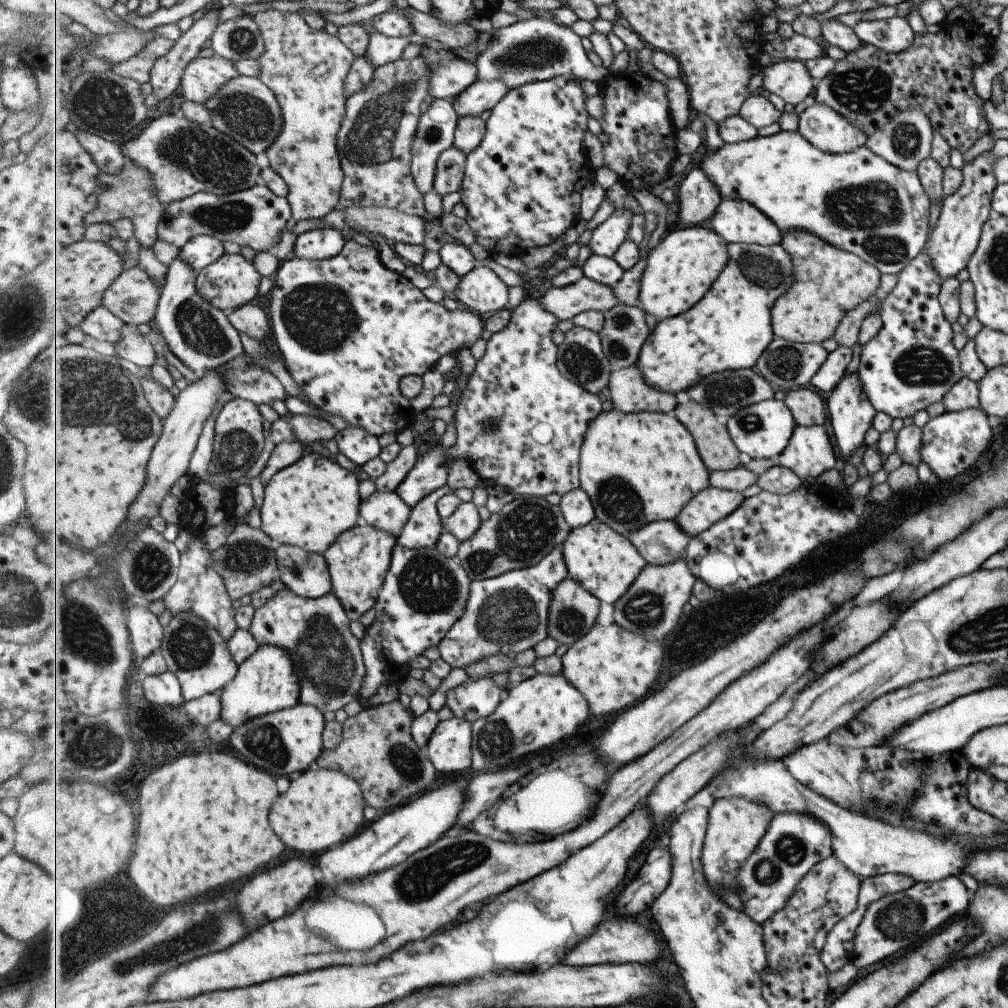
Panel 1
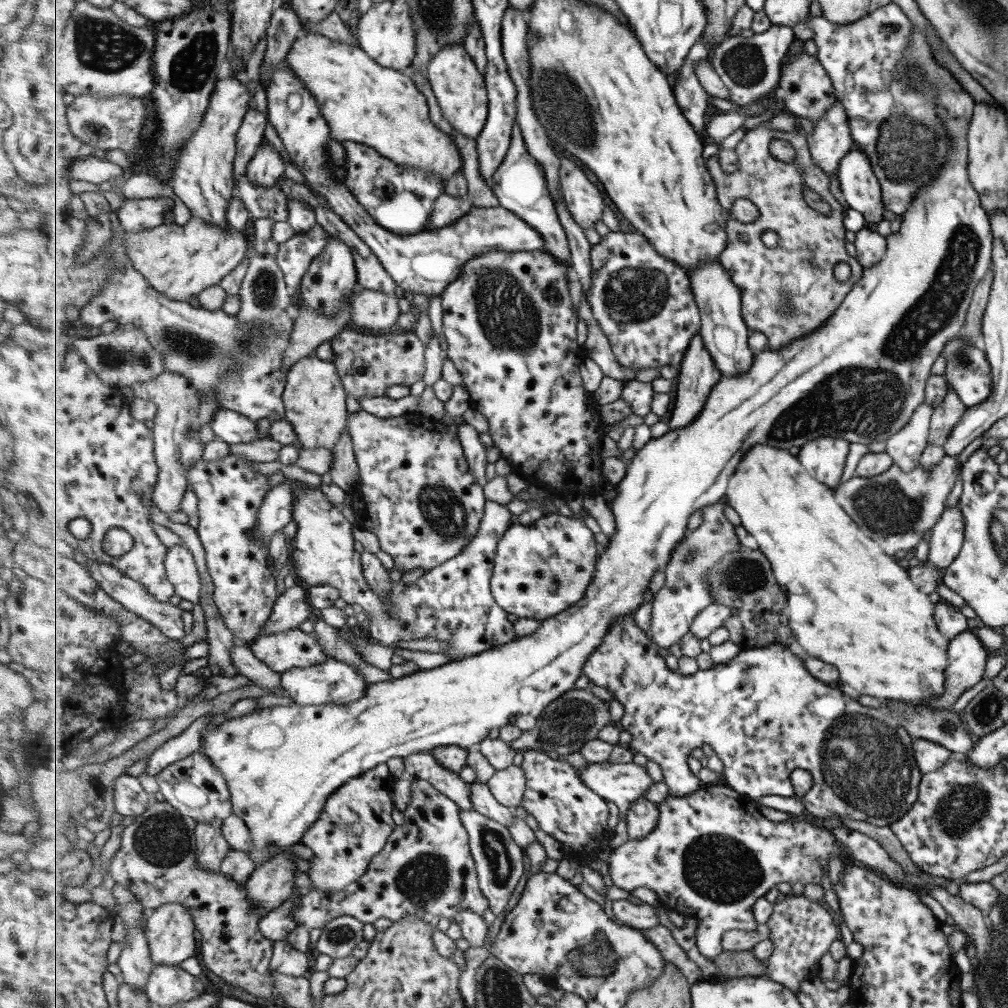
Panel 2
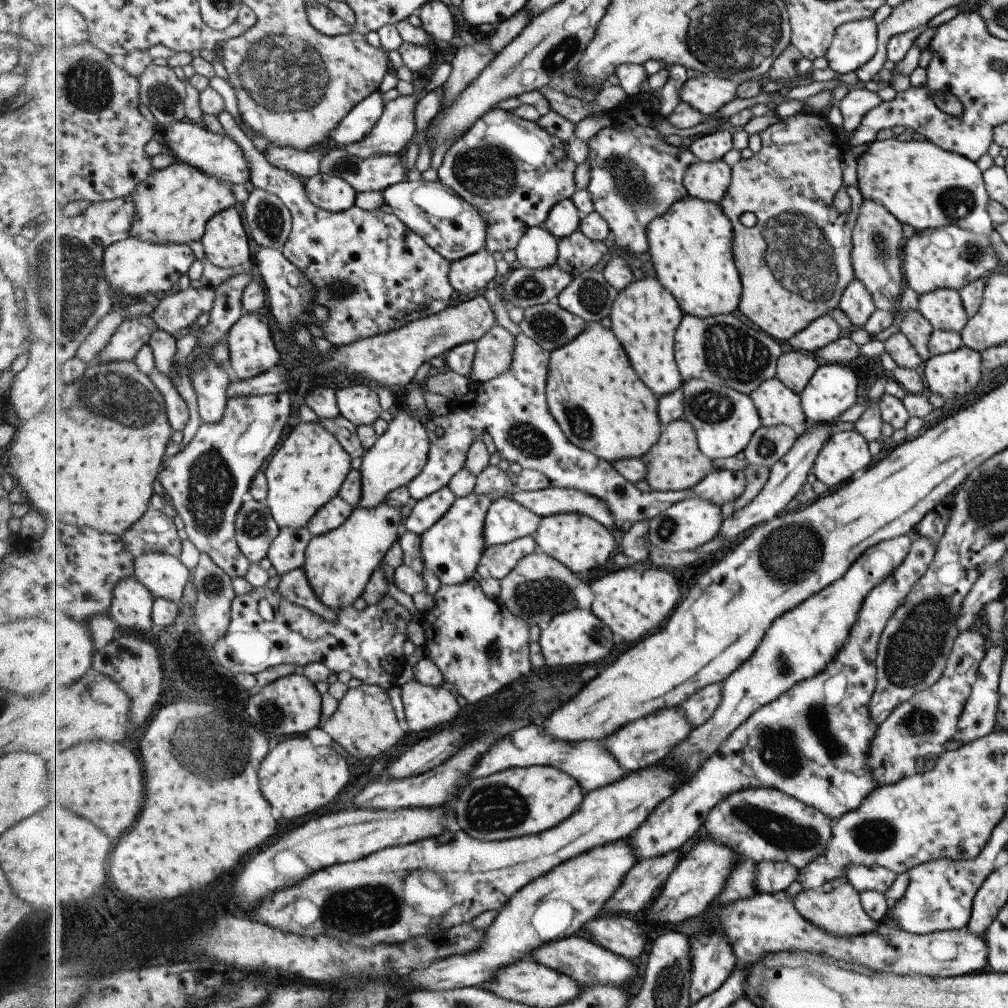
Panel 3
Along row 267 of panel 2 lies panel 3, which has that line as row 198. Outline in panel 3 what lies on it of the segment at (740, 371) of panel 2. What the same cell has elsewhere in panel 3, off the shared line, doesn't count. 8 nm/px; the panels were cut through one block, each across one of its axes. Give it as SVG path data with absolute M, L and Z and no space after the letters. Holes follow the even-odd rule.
M697 160L685 172L684 186L688 195L705 201L721 203L732 182L732 167L724 160Z

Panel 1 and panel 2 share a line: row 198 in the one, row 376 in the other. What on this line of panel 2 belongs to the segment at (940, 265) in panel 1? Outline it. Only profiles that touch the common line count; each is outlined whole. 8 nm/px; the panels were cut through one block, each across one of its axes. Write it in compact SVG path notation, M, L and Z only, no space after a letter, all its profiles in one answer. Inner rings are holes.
M955 336L945 342L942 353L946 385L955 391L966 408L989 397L990 366L983 351L974 345L966 345L961 337Z

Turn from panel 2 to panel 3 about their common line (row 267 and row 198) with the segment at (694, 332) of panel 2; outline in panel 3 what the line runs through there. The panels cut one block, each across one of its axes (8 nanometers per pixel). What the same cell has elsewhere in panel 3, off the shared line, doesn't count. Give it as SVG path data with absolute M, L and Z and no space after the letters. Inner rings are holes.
M627 96L614 112L615 122L608 128L601 129L589 140L591 151L587 161L592 165L592 180L588 190L596 211L607 220L616 245L633 254L648 256L649 224L665 215L674 203L689 196L688 189L684 186L685 172L699 159L690 148L676 148L667 144L663 137L655 132L655 128L649 126L651 116L656 114L655 110L649 109L642 101L637 101L636 96Z

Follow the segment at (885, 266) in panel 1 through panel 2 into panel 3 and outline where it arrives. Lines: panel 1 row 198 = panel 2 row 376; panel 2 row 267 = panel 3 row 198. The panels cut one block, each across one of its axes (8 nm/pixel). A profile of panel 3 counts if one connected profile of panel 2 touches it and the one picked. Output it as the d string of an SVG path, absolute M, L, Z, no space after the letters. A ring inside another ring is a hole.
M894 137L889 140L874 140L856 160L857 189L861 197L881 204L901 225L908 224L917 231L955 226L969 233L989 235L994 226L988 216L990 198L982 182L982 172L967 158L942 150L931 142L898 142Z

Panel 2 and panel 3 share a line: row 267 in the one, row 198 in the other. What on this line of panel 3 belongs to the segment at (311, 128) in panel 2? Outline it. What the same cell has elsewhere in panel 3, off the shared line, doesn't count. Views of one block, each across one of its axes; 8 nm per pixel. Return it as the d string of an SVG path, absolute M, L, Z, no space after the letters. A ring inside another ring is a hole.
M441 180L402 181L383 191L384 202L409 229L419 234L446 260L461 261L486 249L488 222L484 214Z

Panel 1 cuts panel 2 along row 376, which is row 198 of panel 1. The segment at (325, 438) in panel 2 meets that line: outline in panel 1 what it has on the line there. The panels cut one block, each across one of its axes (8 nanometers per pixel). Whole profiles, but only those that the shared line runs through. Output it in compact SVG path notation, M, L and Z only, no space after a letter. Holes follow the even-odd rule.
M269 9L257 12L253 18L260 26L265 42L265 54L257 58L261 66L259 80L277 96L283 110L283 122L285 122L281 128L281 134L277 136L273 146L266 151L266 156L270 167L281 174L289 186L287 200L292 205L292 218L296 222L323 218L341 206L341 190L345 174L339 153L339 135L347 115L349 98L347 83L355 56L337 36L329 34L323 28L321 30L311 28L301 14L288 14Z

